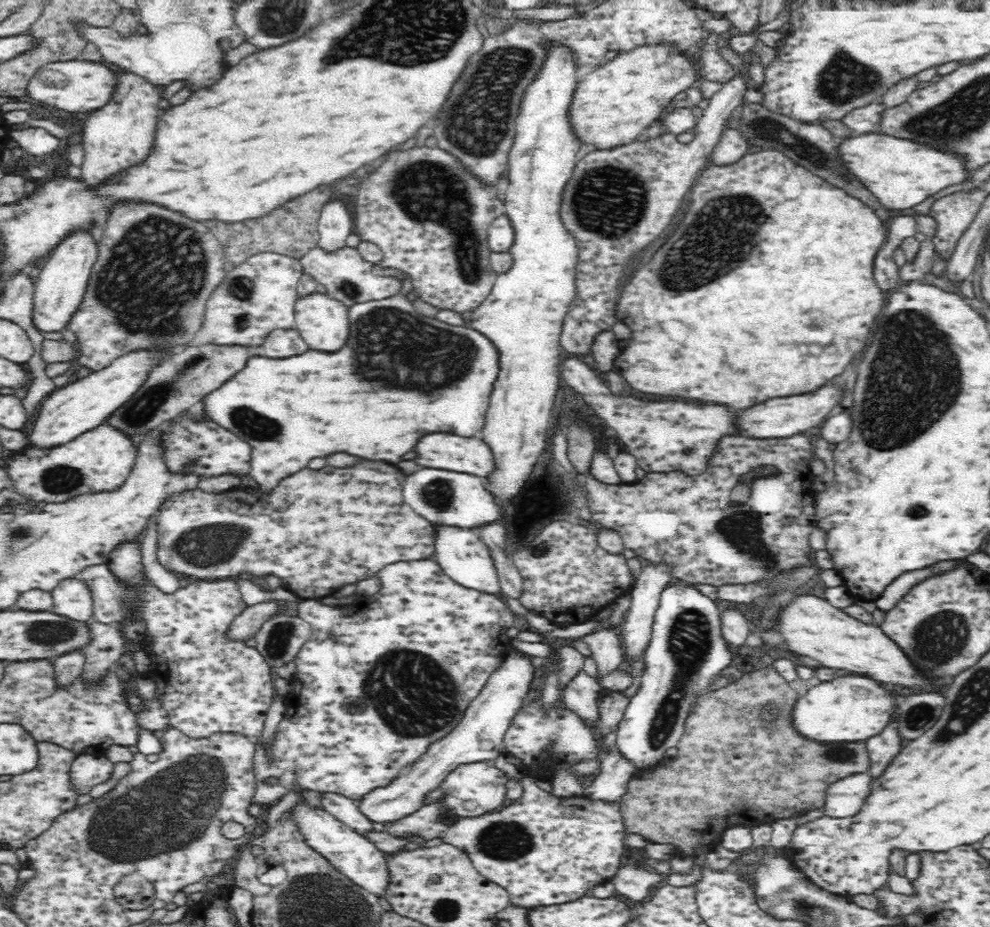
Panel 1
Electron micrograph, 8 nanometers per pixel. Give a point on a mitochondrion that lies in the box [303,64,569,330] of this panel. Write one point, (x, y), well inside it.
(427, 191)

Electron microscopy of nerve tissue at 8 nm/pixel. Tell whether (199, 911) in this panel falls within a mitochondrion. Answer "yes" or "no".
no

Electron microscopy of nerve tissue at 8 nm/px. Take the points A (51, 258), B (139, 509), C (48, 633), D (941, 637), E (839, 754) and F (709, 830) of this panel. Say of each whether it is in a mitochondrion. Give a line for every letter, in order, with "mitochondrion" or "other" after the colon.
A: other
B: other
C: mitochondrion
D: mitochondrion
E: mitochondrion
F: other

